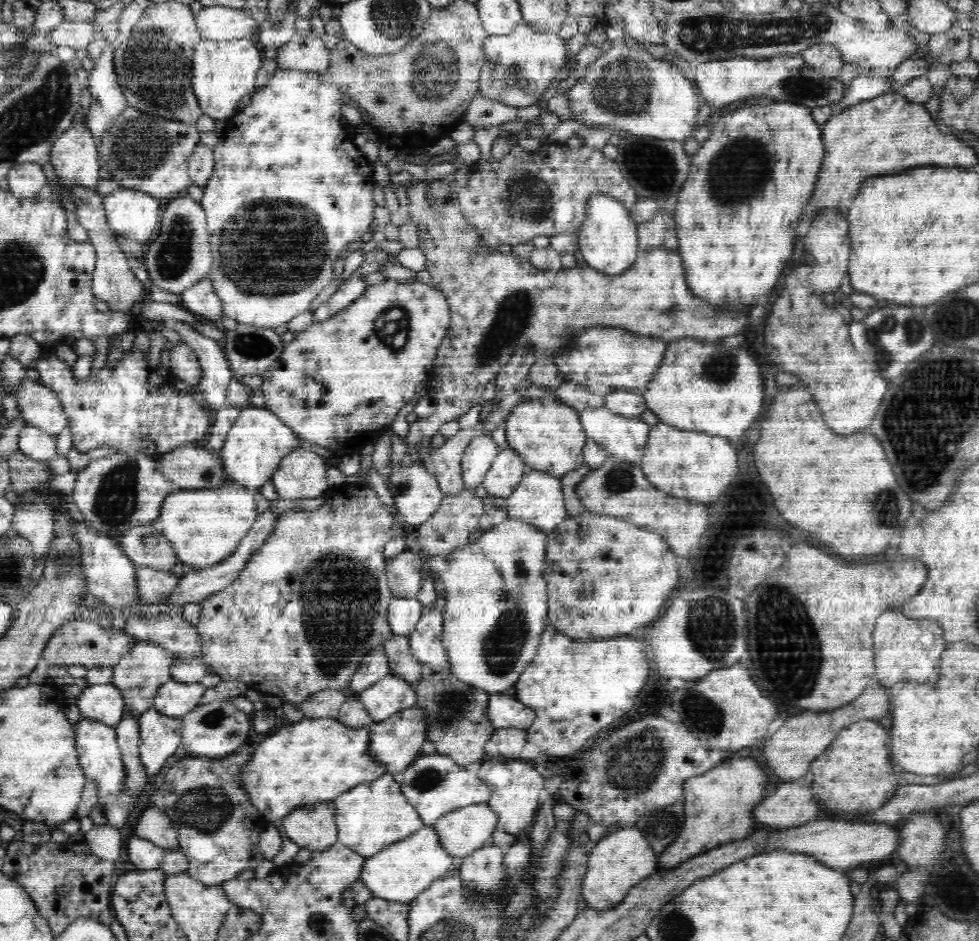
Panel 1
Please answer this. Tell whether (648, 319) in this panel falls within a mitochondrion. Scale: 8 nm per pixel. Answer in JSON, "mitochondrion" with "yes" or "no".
{"mitochondrion":"no"}

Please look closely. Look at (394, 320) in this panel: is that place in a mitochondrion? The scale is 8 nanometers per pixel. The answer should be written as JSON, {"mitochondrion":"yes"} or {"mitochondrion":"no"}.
{"mitochondrion":"yes"}

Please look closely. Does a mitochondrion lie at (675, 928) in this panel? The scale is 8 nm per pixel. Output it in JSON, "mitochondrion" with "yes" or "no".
{"mitochondrion":"yes"}

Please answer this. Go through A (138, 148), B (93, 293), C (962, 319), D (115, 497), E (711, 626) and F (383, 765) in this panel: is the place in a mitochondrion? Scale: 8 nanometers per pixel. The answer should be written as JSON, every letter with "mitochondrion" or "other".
{"A":"mitochondrion","B":"other","C":"mitochondrion","D":"mitochondrion","E":"mitochondrion","F":"other"}

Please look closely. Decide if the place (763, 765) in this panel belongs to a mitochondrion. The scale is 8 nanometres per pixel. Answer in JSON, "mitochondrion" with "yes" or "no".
{"mitochondrion":"no"}

